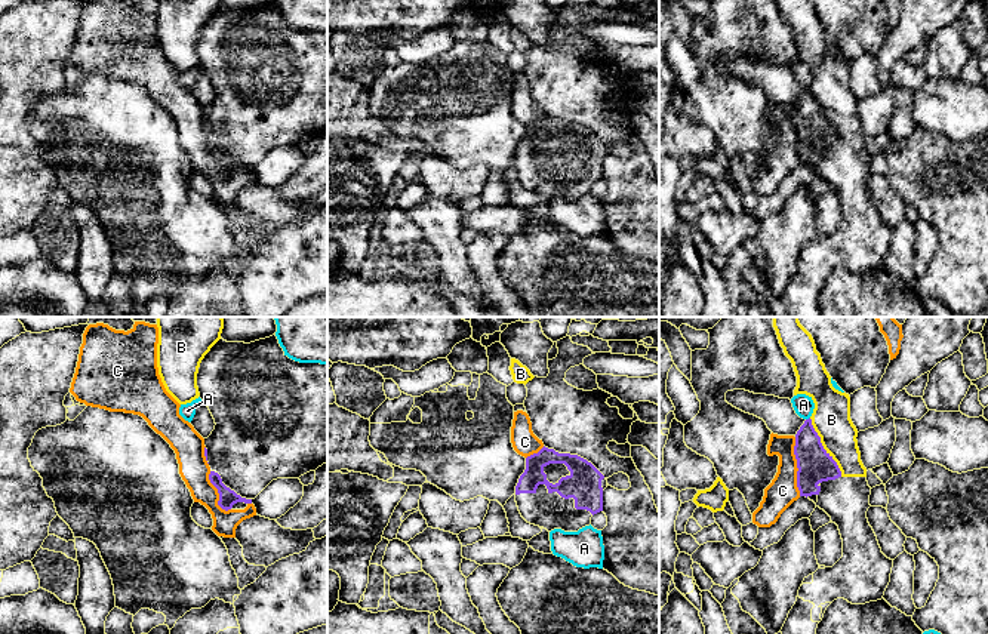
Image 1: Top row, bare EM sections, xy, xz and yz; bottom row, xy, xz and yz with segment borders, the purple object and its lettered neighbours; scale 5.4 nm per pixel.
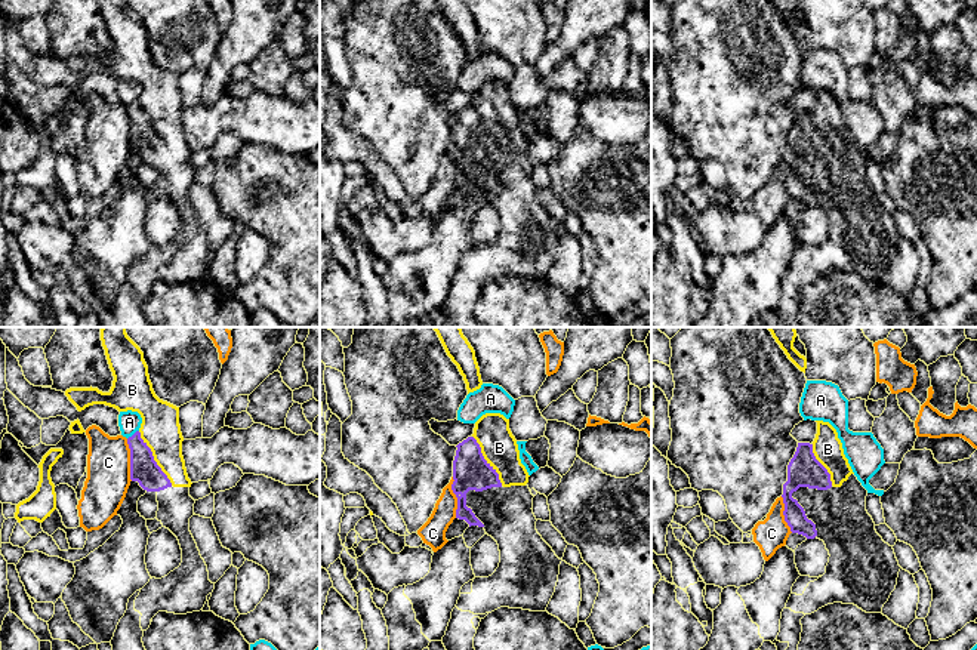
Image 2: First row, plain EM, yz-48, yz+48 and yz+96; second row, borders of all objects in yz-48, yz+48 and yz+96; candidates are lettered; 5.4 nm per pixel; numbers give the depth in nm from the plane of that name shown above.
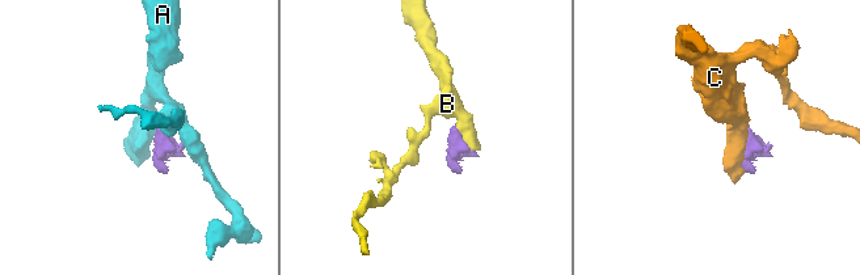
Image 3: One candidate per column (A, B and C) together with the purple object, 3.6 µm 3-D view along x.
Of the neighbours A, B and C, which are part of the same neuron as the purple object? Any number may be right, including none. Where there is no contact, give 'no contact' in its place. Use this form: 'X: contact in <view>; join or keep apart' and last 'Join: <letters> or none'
A: contact in yz; keep apart
B: contact in yz; join
C: contact in yz; keep apart
Join: B

